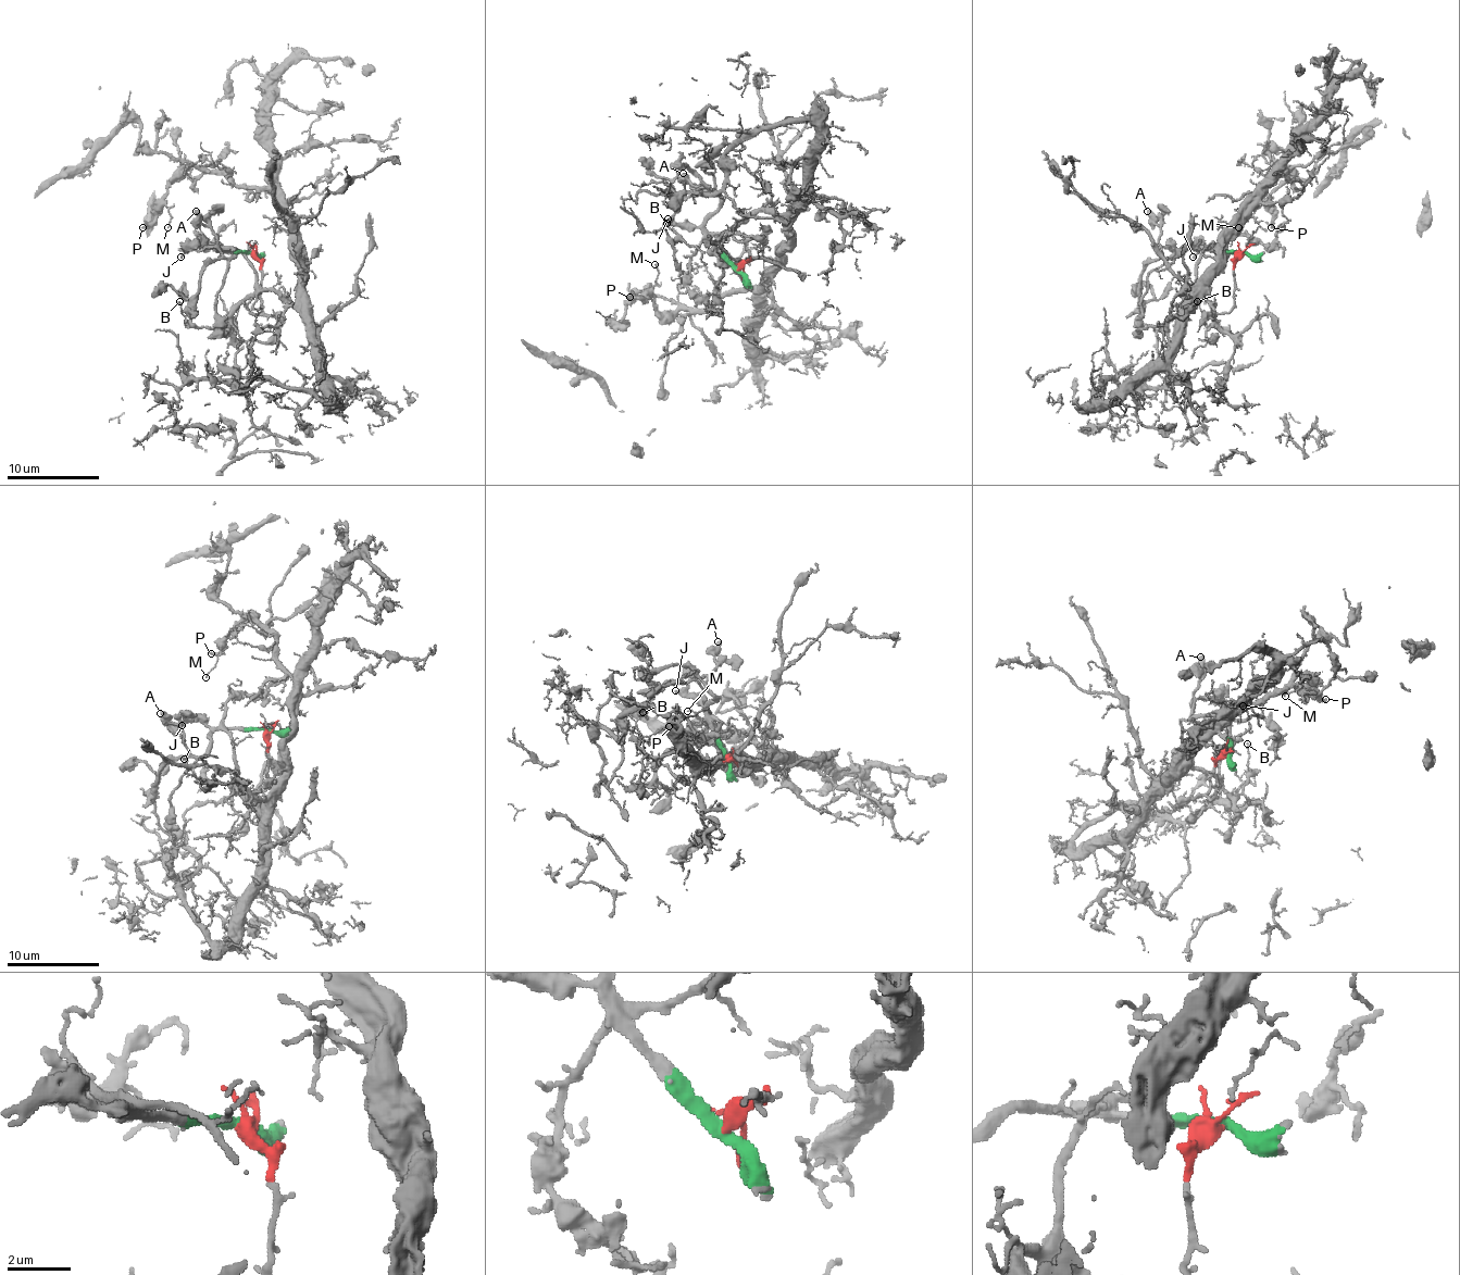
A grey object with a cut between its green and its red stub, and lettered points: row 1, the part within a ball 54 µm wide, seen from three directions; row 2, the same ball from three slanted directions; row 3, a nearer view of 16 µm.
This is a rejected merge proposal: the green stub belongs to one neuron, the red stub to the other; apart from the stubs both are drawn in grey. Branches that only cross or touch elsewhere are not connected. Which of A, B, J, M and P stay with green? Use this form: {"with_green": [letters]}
{"with_green": ["A", "J"]}

